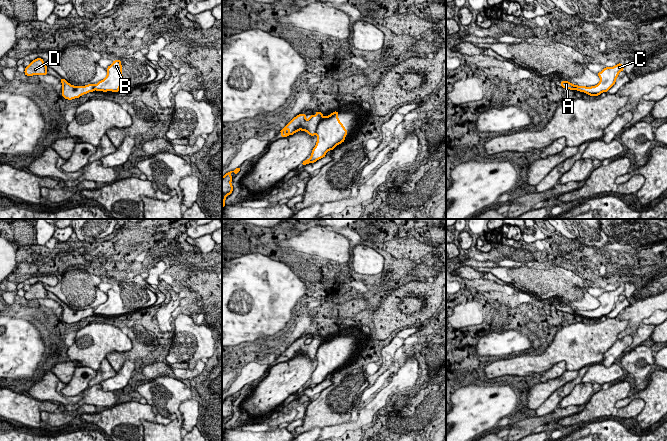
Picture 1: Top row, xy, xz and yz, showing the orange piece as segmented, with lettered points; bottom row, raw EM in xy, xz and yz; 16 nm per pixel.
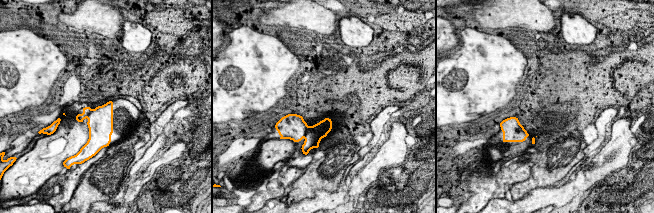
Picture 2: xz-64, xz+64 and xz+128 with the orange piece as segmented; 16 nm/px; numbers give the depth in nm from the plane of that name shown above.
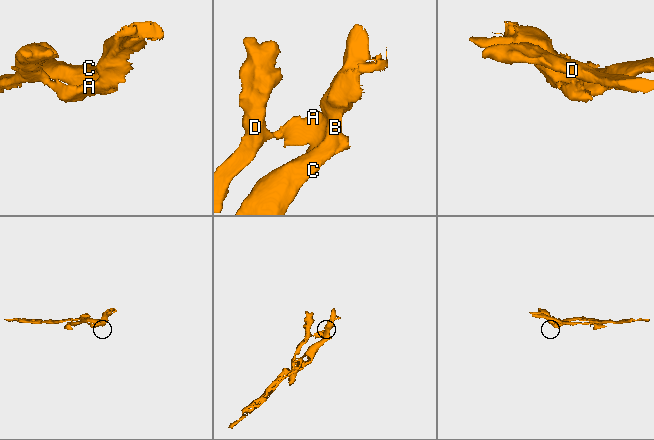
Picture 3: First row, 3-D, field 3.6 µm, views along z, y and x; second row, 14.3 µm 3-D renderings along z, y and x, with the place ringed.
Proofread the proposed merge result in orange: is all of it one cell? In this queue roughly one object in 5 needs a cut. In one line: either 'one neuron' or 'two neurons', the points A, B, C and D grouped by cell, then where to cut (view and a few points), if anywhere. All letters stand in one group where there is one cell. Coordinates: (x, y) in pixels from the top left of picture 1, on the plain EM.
two neurons; A D / B C; cut in xz along (323, 341), (315, 356)

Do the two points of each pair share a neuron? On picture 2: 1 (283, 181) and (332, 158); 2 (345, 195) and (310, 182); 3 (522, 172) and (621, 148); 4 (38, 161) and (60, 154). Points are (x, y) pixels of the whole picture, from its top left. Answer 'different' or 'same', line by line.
1: different
2: different
3: different
4: same

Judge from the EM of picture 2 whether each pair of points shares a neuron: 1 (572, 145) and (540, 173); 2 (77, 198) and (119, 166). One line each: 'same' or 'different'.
1: same
2: same

